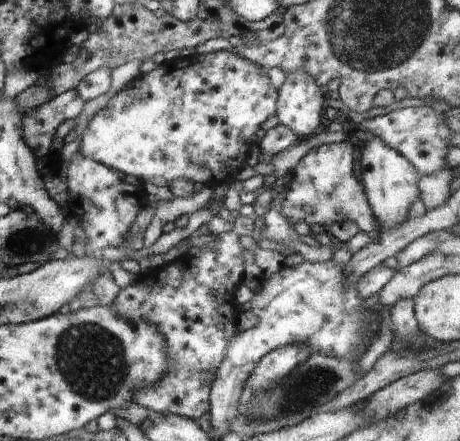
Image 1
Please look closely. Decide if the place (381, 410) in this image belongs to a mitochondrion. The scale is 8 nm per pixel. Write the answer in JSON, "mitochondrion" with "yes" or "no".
{"mitochondrion":"no"}

